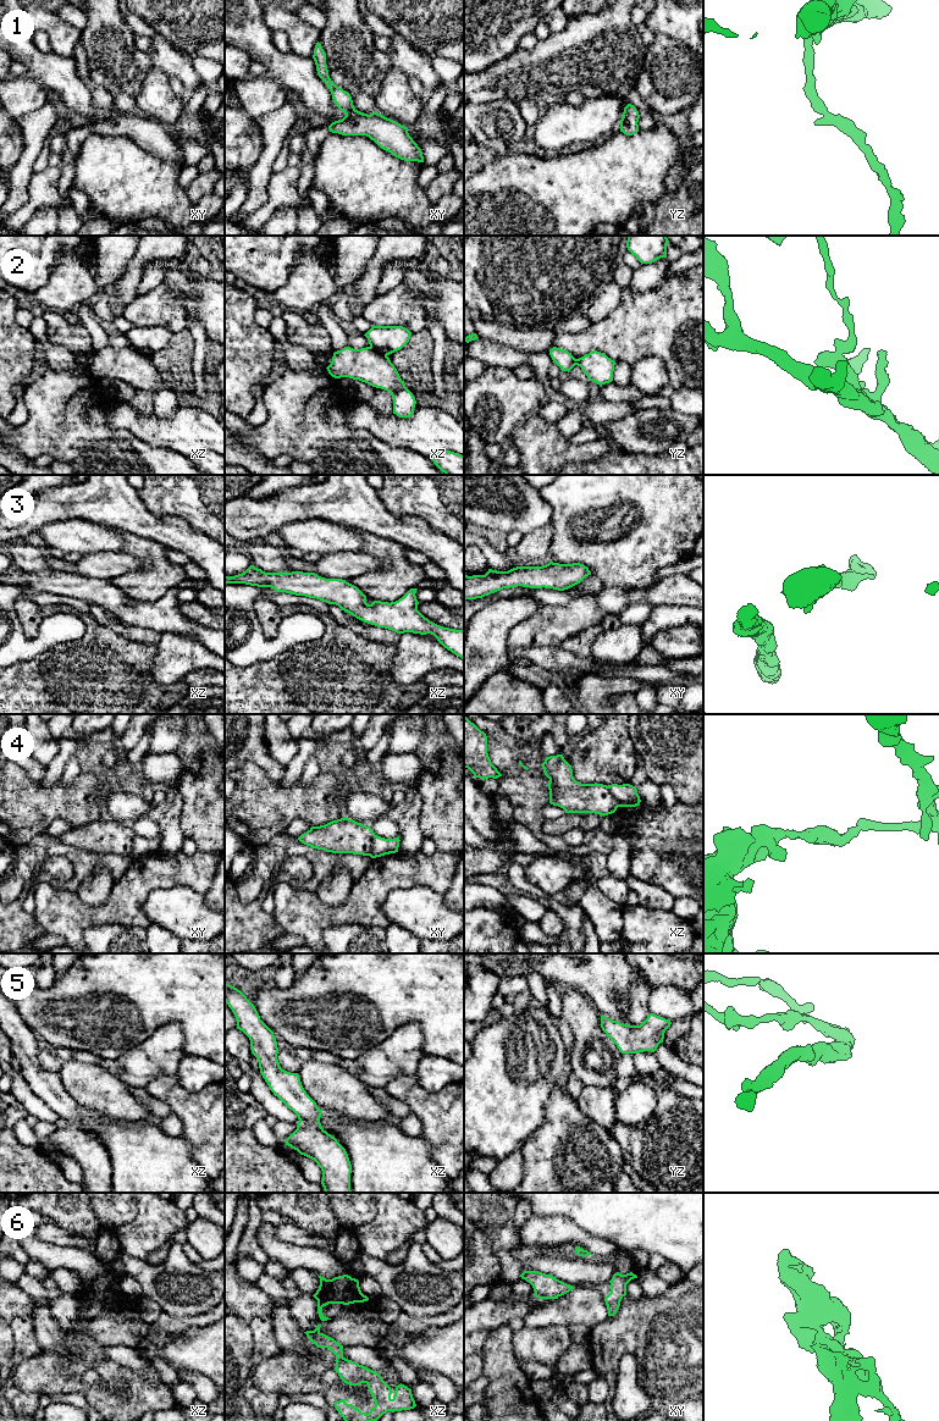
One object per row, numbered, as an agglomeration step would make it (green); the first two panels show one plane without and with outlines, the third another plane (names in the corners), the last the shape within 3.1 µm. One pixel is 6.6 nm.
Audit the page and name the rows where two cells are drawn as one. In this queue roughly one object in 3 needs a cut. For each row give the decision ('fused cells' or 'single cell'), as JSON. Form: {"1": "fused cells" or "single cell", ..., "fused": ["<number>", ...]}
{"1": "single cell", "2": "fused cells", "3": "single cell", "4": "fused cells", "5": "single cell", "6": "single cell", "fused": ["2", "4"]}

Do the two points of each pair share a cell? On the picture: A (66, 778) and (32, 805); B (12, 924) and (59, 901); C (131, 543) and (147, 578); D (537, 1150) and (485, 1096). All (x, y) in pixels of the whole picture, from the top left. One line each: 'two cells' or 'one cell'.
A: two cells
B: two cells
C: one cell
D: two cells

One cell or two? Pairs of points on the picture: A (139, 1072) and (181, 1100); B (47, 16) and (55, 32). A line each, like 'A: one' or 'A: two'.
A: two
B: one

